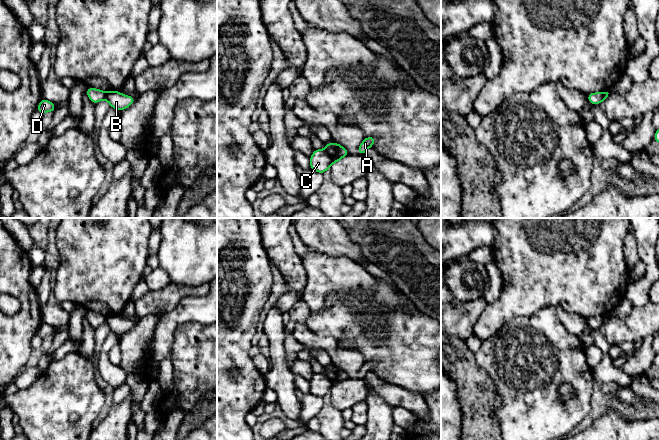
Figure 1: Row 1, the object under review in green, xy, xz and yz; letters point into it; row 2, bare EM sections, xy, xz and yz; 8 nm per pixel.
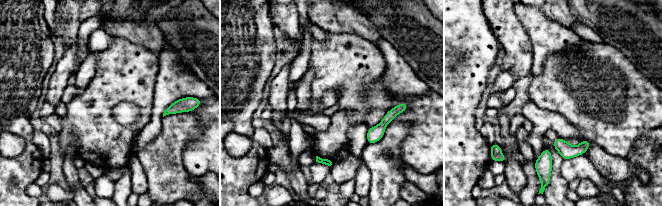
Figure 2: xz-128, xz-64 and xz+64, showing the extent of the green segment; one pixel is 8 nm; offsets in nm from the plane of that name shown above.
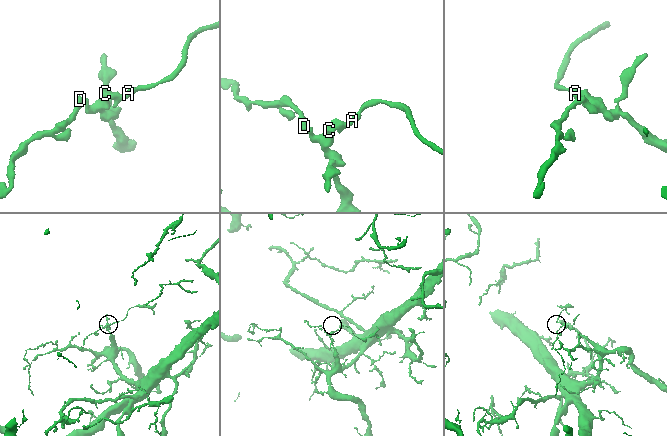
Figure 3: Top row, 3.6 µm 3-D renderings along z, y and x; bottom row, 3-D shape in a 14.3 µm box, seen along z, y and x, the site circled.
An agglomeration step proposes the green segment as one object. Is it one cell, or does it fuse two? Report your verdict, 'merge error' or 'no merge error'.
merge error

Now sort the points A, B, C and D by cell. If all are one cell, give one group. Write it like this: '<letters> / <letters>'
A B / C D

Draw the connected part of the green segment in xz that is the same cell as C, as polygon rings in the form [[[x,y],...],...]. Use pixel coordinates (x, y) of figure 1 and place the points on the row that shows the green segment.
[[[315,149],[310,156],[310,168],[311,170],[325,174],[329,167],[334,163],[331,156],[322,149]]]

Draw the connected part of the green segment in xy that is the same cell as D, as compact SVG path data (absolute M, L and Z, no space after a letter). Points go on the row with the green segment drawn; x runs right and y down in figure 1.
M42 98L36 110L43 115L46 112L54 112L56 107L57 105L55 105L51 101Z

